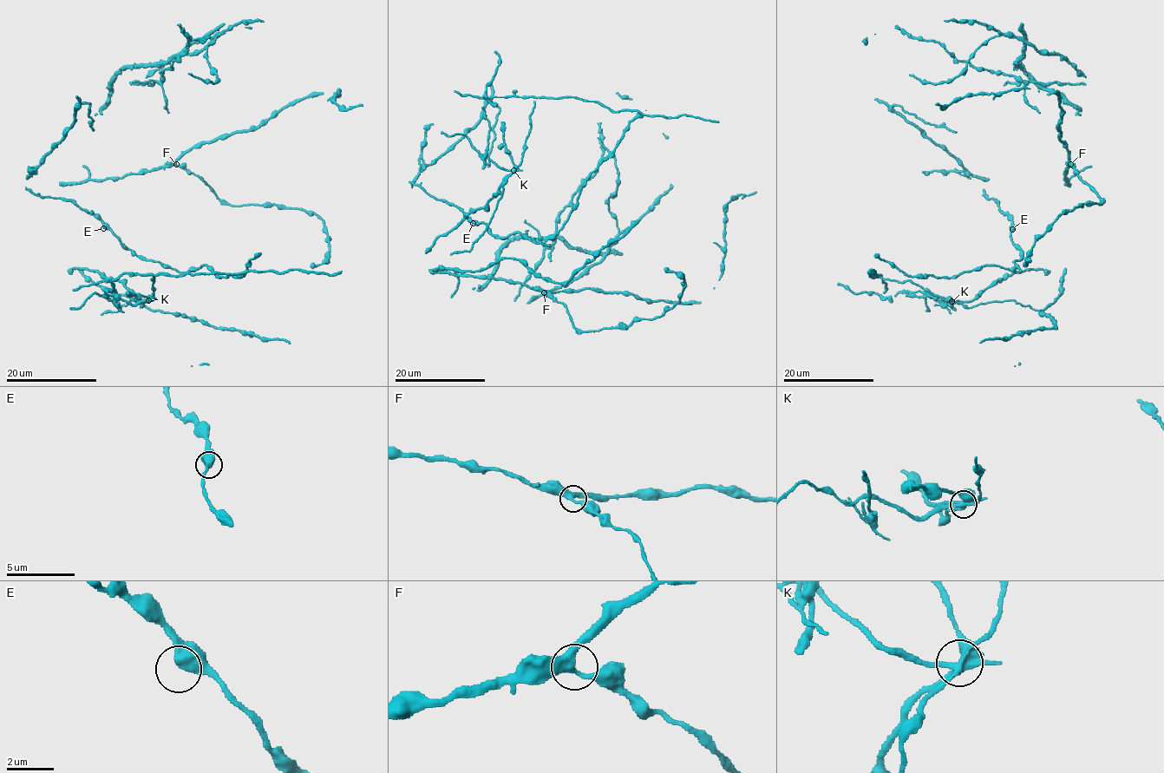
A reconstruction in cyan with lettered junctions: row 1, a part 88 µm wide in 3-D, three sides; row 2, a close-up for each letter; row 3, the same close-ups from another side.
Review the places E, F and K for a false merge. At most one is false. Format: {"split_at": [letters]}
{"split_at": ["K"]}

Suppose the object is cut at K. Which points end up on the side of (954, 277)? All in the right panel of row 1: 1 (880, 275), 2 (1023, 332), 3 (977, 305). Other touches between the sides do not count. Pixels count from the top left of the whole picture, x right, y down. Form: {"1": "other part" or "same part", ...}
{"1": "other part", "2": "same part", "3": "other part"}

